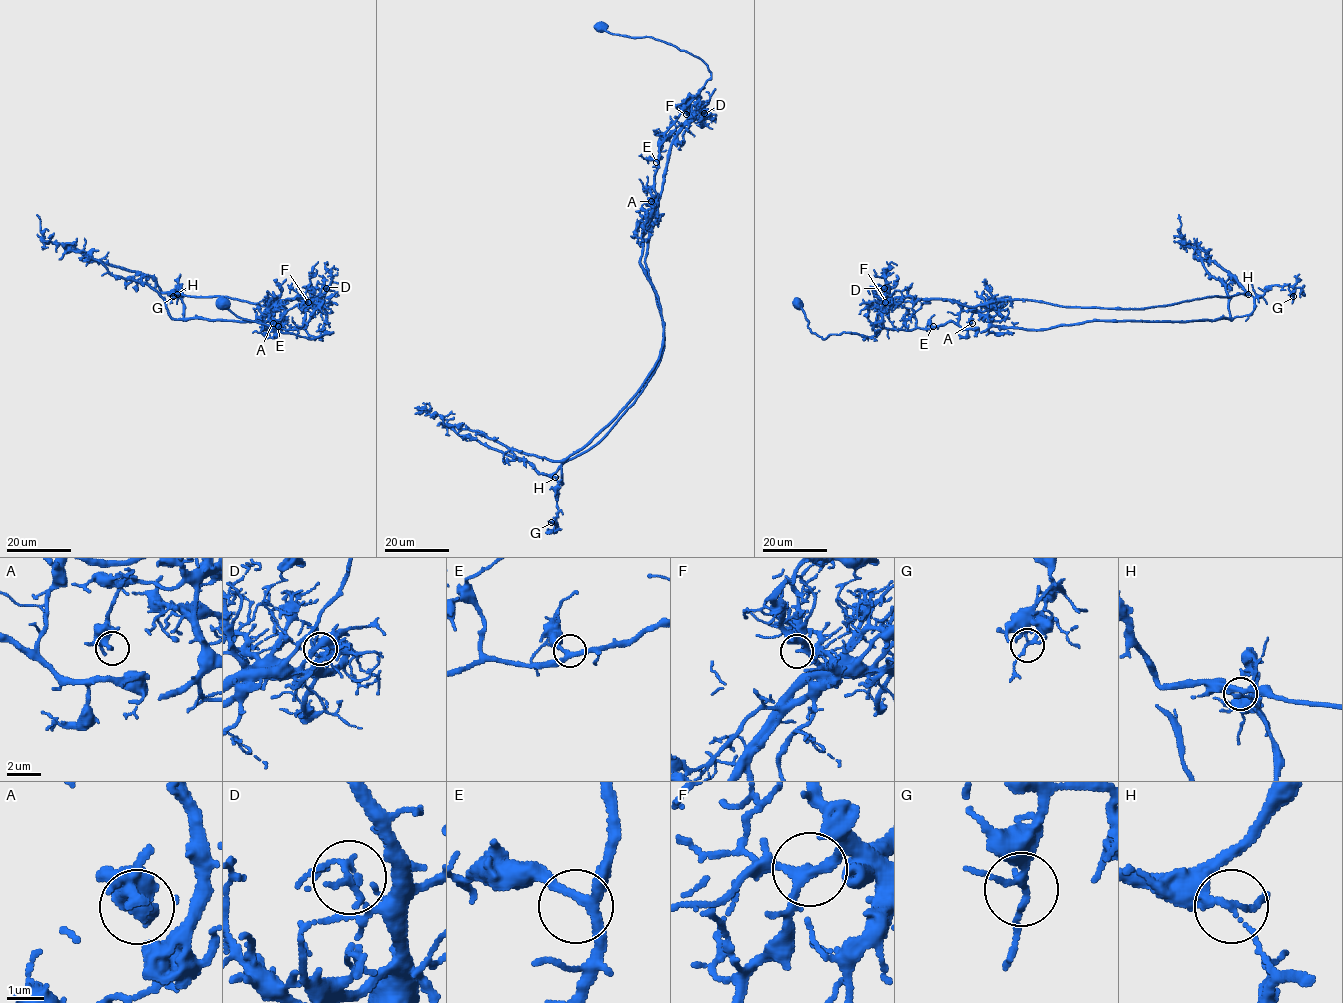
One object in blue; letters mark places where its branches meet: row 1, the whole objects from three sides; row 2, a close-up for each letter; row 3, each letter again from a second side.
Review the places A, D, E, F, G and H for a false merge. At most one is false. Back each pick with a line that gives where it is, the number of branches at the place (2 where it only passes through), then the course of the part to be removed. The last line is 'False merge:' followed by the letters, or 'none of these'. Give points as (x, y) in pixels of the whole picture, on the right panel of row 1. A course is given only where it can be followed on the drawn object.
H: (1248, 294) | 3 | (1248, 294), (1130, 308), (1033, 300), (967, 306), (904, 297), (881, 308), (876, 340)
False merge: H

